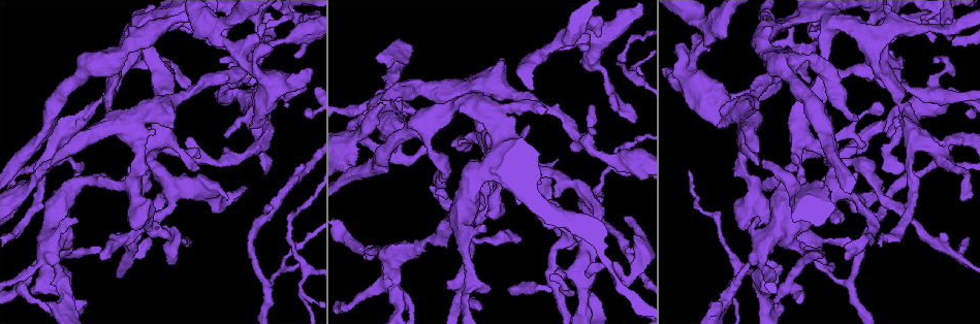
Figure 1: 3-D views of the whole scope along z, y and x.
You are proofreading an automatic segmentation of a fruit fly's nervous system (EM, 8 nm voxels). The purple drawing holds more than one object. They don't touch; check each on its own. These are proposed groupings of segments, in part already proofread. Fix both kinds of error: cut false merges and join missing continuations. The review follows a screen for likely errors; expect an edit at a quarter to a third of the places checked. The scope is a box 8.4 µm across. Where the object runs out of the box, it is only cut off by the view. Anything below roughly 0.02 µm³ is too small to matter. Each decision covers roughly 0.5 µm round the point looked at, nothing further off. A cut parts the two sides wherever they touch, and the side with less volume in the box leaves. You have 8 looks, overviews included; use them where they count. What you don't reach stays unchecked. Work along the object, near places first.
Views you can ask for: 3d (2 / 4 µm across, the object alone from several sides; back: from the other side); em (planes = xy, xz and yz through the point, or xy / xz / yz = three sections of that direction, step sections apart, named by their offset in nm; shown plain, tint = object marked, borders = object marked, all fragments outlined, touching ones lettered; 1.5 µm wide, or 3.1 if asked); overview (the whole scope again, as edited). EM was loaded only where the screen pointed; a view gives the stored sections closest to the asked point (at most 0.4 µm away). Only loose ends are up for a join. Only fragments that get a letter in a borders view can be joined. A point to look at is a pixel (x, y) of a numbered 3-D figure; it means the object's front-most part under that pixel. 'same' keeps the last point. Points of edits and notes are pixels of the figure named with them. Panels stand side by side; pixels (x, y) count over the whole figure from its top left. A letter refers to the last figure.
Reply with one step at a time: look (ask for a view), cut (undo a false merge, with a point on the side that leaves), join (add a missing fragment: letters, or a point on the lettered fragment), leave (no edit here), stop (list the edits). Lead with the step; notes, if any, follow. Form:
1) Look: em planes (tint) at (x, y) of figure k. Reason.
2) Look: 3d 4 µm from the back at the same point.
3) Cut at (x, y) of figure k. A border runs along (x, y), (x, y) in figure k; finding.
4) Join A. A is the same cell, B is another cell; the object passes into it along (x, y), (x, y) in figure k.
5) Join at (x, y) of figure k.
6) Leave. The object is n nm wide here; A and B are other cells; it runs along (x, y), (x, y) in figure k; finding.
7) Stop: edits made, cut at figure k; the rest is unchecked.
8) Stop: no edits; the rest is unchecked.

Look: em xz step 4 (borders) at (556, 162) of figure 1. Branch stops here.

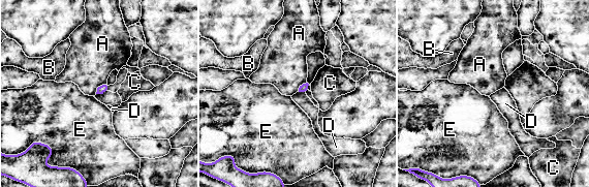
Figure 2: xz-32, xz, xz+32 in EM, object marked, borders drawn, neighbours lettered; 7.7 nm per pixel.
Look: em yz step 8 (borders) at the same point. Another direction.

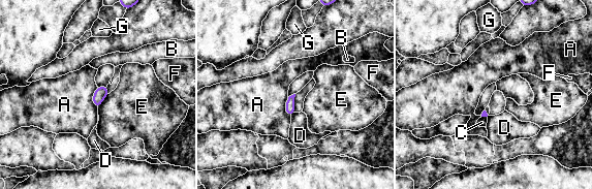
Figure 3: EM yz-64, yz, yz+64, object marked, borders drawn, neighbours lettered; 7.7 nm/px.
Leave. The longest contact is with A, 180 nm; A, B, C, D, E, F and G are other cells; a border runs along (97, 87), (93, 94), (97, 108) in figure 3; no lettered fragment goes on from it.

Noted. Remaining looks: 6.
Look: 3d 2 µm at (104, 260) of figure 1. Long arm stops here.

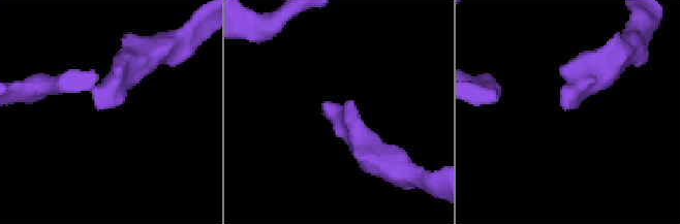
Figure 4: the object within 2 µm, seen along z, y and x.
Look: em planes (borders) at (334, 108) of figure 4. Now the EM.

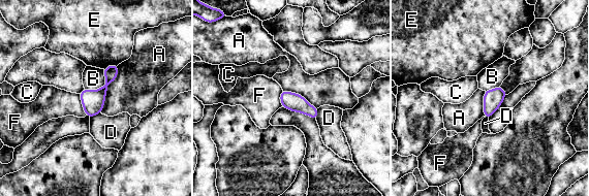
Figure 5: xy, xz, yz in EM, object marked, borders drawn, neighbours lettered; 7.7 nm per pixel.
Leave. The longest contact is with A, 400 nm; A, B, C, D, E and F are other cells; a border runs along (118, 65), (100, 112) in figure 5; no lettered fragment goes on from it.

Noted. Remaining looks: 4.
Look: em planes (plain) at (760, 254) of figure 1. Sudden change in width.

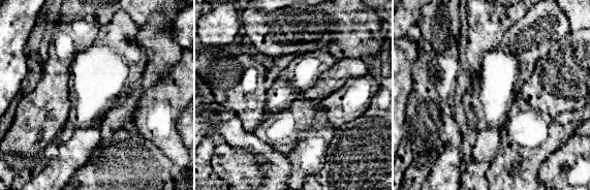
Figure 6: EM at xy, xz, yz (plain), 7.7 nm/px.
Look: em planes (tint) at the same point.

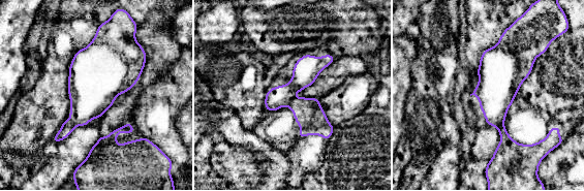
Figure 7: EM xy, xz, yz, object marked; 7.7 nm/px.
Look: em planes (borders) at the same point.

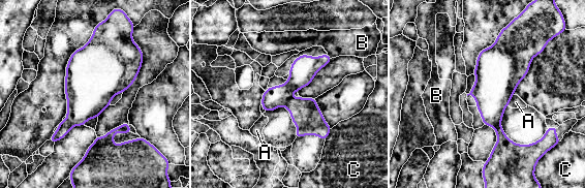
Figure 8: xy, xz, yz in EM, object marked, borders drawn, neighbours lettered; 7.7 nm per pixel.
Leave. A, B and C are other cells; it runs along (303, 57), (288, 98), (324, 136) in figure 8; one cell here.

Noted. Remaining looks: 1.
Stop: no edits; the rest is unchecked.

